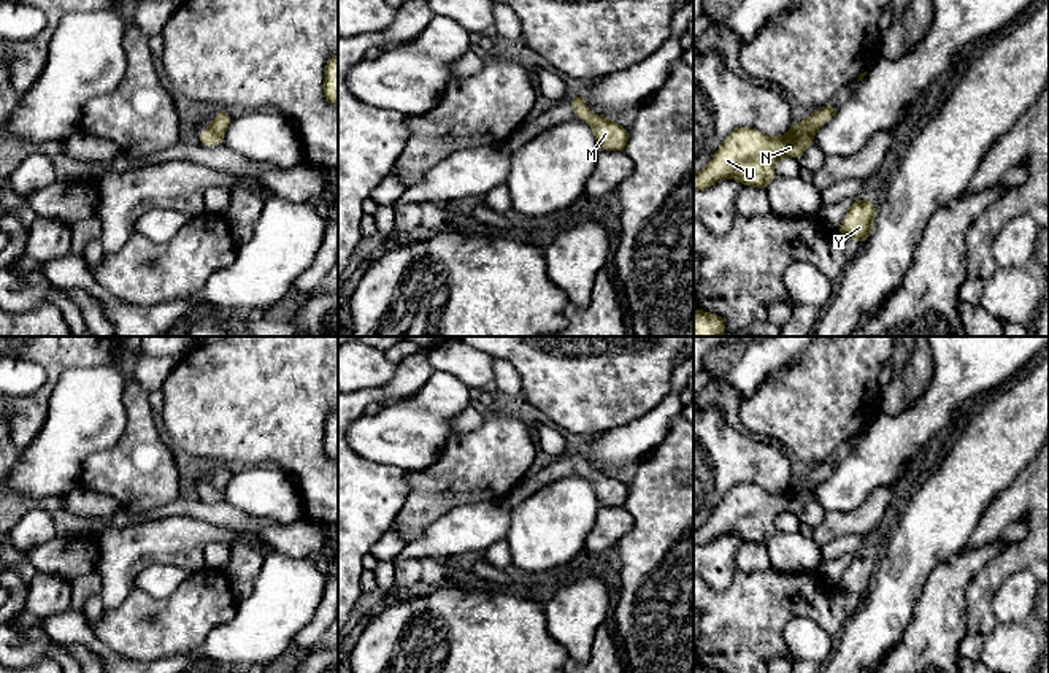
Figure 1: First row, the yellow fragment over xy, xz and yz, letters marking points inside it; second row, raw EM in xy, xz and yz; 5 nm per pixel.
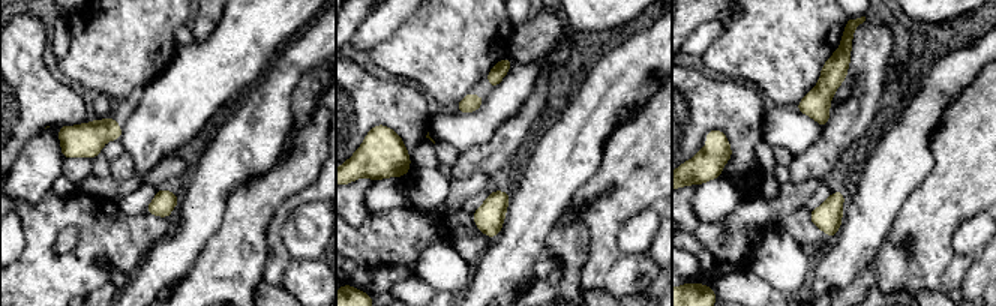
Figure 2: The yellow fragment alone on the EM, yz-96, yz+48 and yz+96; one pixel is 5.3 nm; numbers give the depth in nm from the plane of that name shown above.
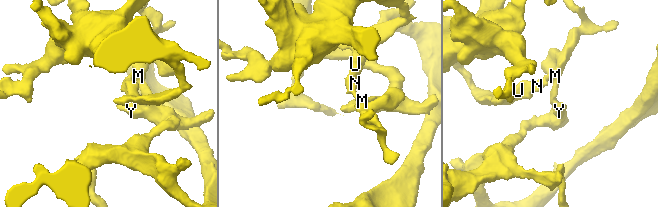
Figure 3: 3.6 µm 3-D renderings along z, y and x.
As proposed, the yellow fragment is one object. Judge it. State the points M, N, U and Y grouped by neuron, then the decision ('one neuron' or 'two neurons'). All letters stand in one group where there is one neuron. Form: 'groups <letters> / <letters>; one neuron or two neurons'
groups M N U Y; one neuron

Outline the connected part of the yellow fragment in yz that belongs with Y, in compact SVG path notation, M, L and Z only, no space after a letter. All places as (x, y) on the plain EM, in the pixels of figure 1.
M854 556L838 587L865 600L874 579L876 562L878 560L866 556Z

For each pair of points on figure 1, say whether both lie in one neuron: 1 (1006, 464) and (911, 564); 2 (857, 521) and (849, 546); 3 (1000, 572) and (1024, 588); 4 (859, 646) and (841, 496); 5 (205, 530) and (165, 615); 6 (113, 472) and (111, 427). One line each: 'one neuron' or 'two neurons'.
1: one neuron
2: two neurons
3: two neurons
4: two neurons
5: two neurons
6: two neurons

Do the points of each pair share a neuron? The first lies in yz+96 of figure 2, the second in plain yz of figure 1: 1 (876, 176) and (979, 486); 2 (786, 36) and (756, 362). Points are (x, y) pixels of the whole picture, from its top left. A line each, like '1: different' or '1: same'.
1: same
2: different

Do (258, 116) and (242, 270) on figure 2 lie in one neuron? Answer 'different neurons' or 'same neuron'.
same neuron

